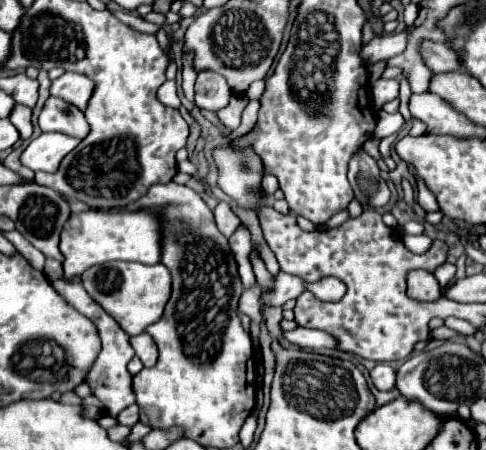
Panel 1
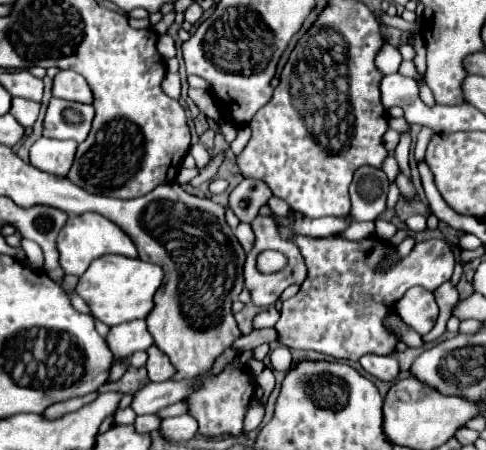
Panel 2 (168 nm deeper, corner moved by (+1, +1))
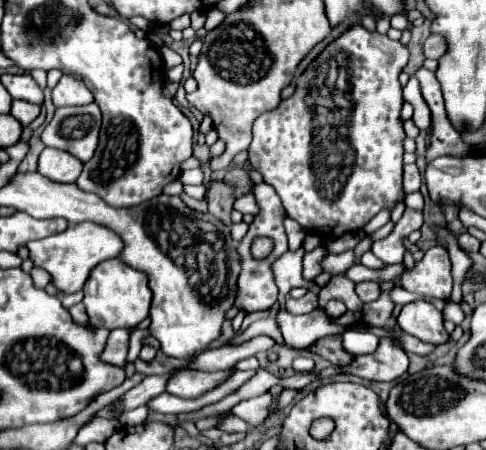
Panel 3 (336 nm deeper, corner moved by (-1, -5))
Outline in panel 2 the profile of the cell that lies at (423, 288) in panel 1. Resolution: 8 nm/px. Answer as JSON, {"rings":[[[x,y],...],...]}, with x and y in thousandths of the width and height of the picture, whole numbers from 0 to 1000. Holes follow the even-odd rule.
{"rings":[[[854,636],[854,640],[846,640],[846,644],[833,649],[833,658],[821,667],[821,676],[825,680],[821,680],[817,698],[854,738],[862,738],[866,747],[879,742],[895,724],[899,702],[903,702],[903,684],[899,684],[891,649]]]}

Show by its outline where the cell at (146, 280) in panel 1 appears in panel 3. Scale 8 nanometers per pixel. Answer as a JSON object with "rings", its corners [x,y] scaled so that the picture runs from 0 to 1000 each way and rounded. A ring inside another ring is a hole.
{"rings":[[[249,573],[216,578],[204,591],[195,591],[175,627],[171,649],[175,649],[171,676],[179,684],[183,720],[195,729],[220,729],[220,733],[278,729],[286,716],[294,716],[307,702],[307,680],[315,658],[307,640],[307,613],[249,582]]]}

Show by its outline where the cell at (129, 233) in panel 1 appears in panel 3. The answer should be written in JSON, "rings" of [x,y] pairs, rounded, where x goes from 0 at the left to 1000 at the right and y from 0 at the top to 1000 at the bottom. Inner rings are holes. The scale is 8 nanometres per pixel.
{"rings":[[[167,493],[138,507],[126,520],[101,524],[93,533],[70,533],[56,540],[60,569],[72,591],[93,596],[109,613],[109,636],[134,653],[163,649],[183,618],[183,604],[212,578],[241,573],[253,556],[249,529],[220,502],[195,493]]]}

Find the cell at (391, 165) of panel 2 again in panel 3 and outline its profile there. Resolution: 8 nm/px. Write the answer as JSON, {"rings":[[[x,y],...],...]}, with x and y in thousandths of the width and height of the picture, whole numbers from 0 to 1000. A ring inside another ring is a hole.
{"rings":[[[790,464],[780,471],[767,487],[761,489],[757,498],[749,502],[749,511],[755,522],[765,520],[796,493],[802,491],[805,471],[798,464]]]}

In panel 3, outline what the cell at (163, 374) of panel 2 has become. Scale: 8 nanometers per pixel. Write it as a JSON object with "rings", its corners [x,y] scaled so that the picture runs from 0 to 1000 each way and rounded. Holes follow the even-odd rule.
{"rings":[[[364,818],[356,822],[352,840],[344,844],[340,871],[360,876],[368,884],[405,884],[455,849],[471,840],[471,827],[409,827],[393,818]]]}

